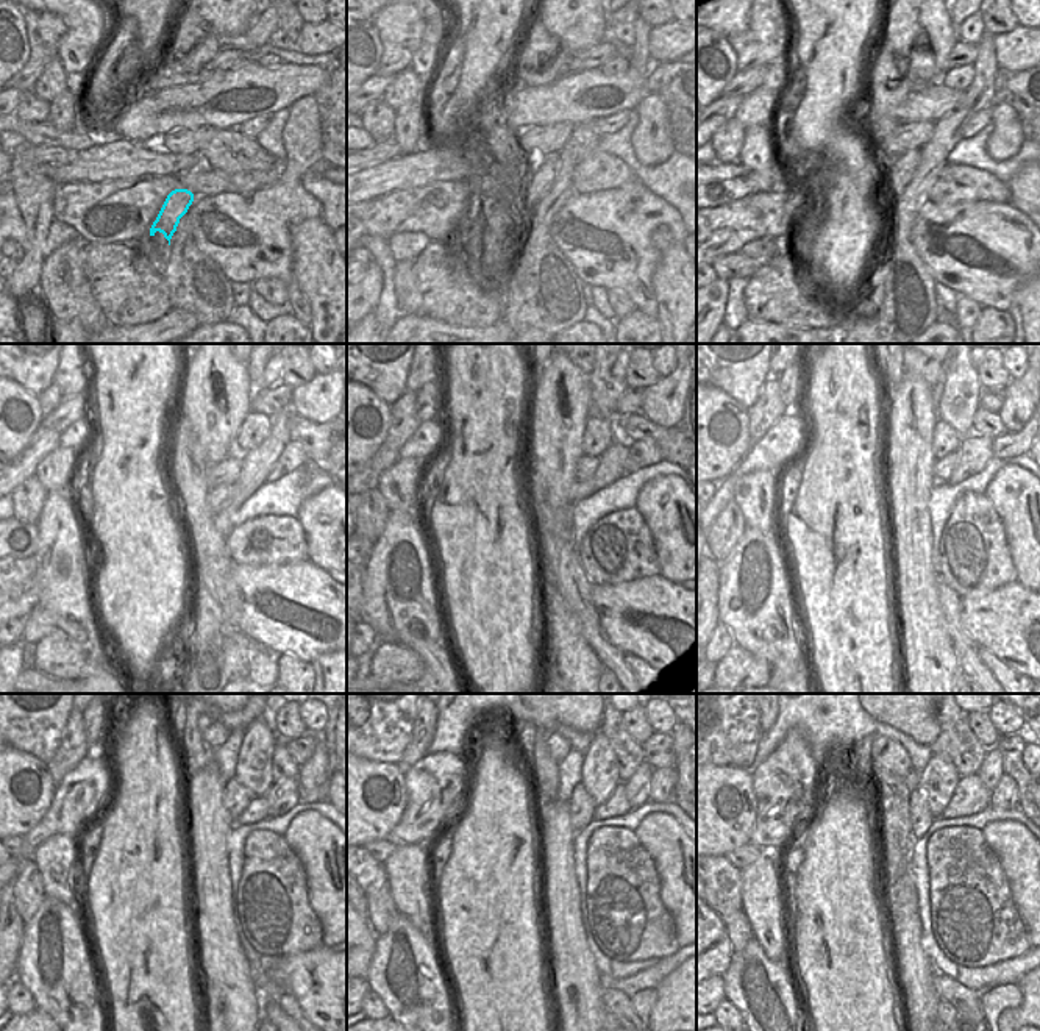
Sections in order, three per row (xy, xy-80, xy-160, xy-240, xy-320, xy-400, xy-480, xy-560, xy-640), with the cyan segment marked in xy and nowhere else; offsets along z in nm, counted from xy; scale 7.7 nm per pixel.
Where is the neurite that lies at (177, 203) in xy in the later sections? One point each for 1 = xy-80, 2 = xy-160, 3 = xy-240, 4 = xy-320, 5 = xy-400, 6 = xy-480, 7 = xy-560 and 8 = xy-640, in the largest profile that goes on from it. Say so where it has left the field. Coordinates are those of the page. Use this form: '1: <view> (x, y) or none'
1: xy-80 (536, 186)
2: xy-160 (898, 172)
3: xy-240 (220, 497)
4: xy-320 (611, 467)
5: xy-400 (976, 450)
6: xy-480 (284, 794)
7: xy-560 (636, 788)
8: xy-640 (992, 769)

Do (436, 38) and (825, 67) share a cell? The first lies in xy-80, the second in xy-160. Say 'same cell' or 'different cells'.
different cells

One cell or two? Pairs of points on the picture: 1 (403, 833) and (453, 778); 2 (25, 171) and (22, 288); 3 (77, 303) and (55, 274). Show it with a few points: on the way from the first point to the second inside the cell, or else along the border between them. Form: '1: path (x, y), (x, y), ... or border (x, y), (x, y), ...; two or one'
1: path (417, 819), (444, 792); one
2: path (36, 200), (36, 249), (33, 258); one
3: path (69, 296), (61, 281); one

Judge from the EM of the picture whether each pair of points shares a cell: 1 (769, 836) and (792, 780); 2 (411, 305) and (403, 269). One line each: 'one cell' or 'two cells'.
1: one cell
2: one cell

